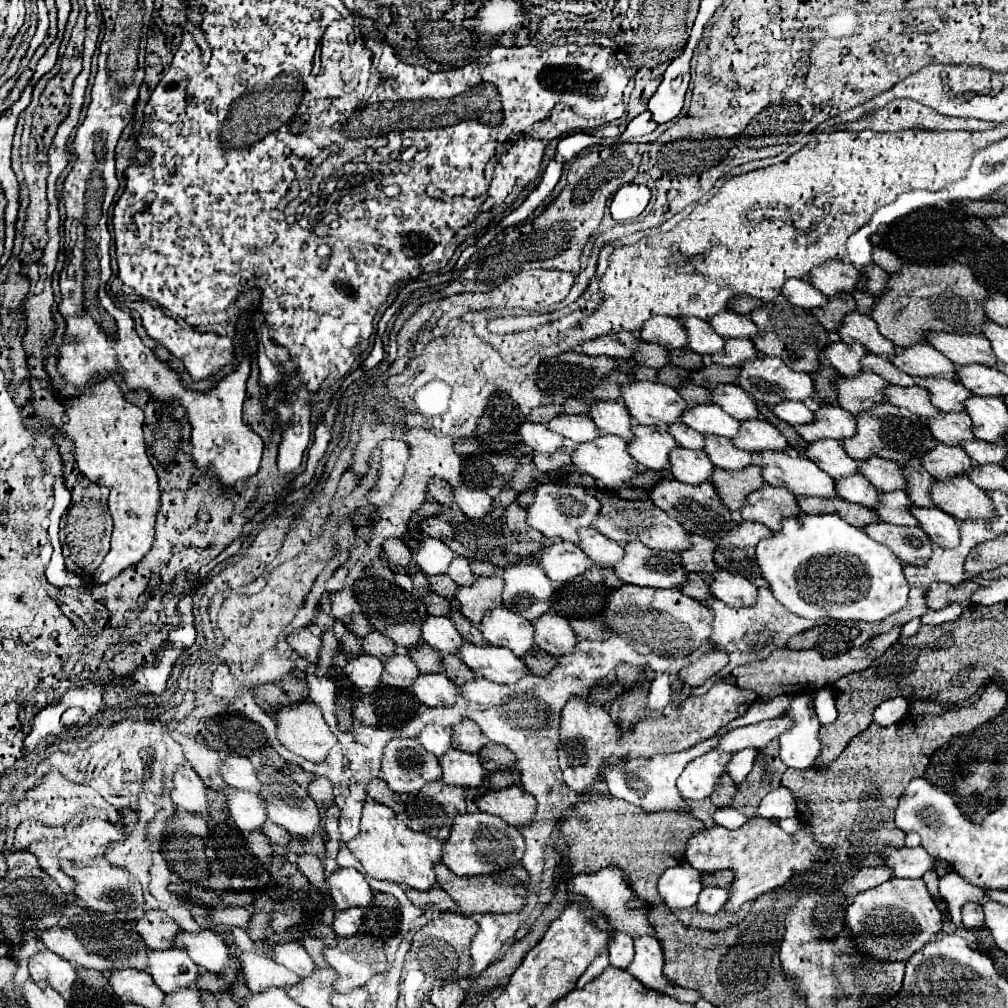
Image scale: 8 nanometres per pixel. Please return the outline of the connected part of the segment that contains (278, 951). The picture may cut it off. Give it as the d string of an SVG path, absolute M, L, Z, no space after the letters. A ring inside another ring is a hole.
M283 942L283 944L275 944L269 952L269 956L283 964L285 968L289 968L291 972L295 972L297 976L303 974L311 974L315 970L315 964L311 960L311 956L307 954L307 950L299 944L299 942Z

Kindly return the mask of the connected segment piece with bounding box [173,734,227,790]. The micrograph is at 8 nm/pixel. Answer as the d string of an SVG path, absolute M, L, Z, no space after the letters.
M177 734L173 736L181 746L183 746L183 754L187 758L187 762L193 766L193 770L199 774L199 778L205 782L205 786L209 786L211 790L223 790L227 788L225 782L221 782L221 774L217 772L217 766L221 764L221 758L217 756L217 750L211 750L209 746Z

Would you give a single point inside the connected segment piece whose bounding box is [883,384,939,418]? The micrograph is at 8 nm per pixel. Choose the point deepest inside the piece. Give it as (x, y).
(916, 399)

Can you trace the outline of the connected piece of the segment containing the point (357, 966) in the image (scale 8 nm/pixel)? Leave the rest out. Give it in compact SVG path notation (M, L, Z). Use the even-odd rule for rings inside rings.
M361 932L351 938L341 938L333 946L327 946L323 956L339 976L333 982L337 992L363 986L387 966L381 942L373 940L371 936L363 936Z

